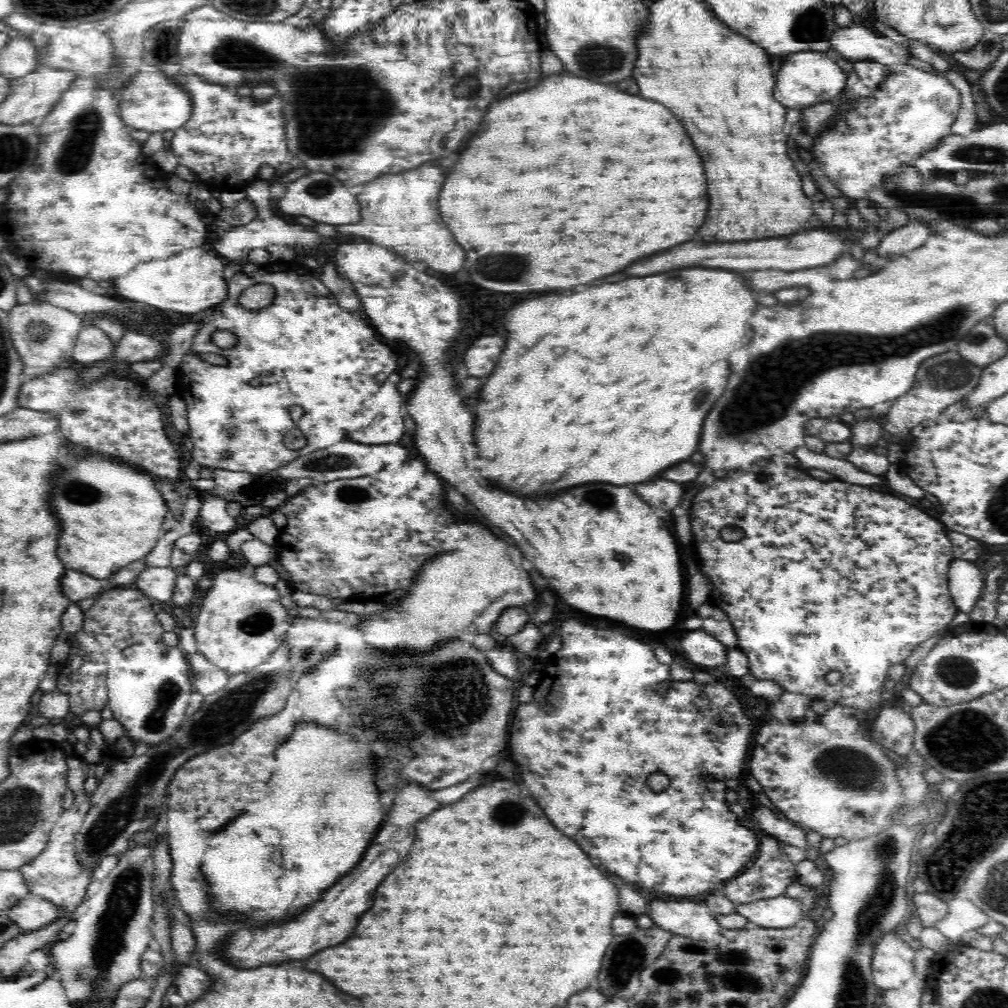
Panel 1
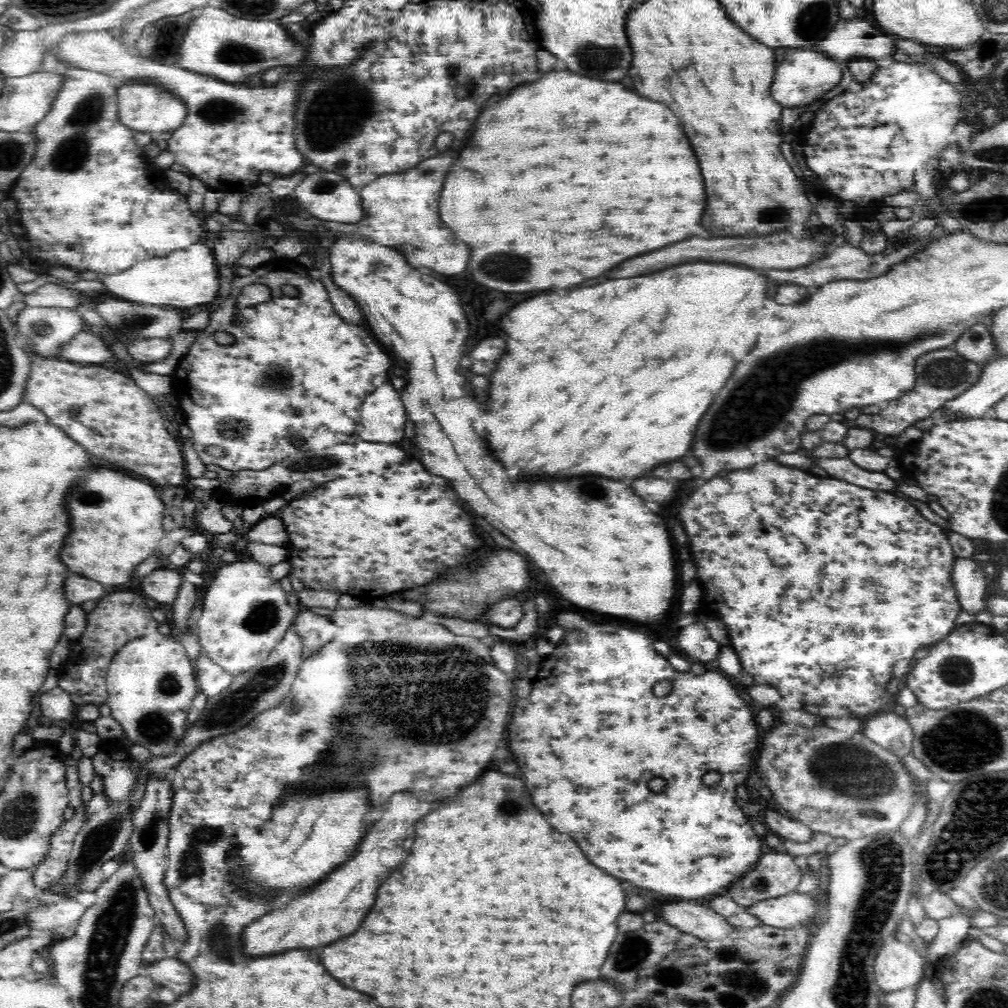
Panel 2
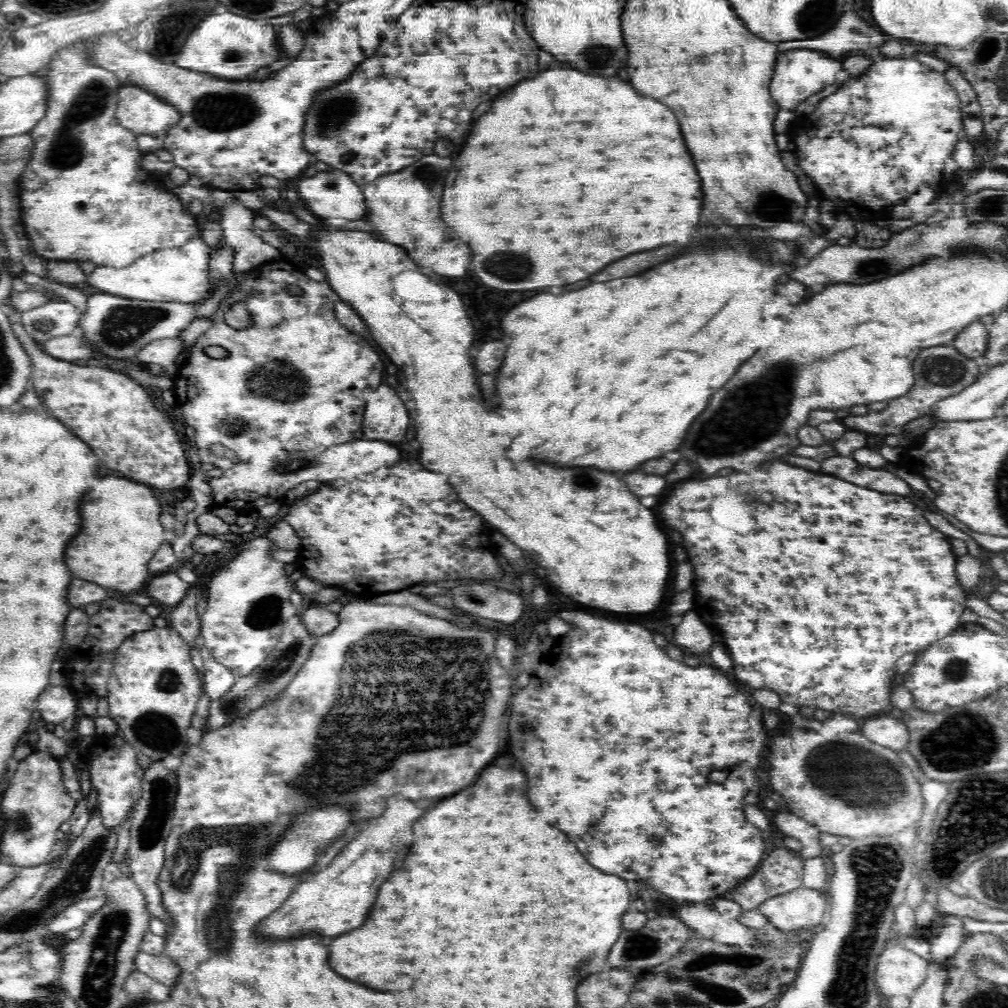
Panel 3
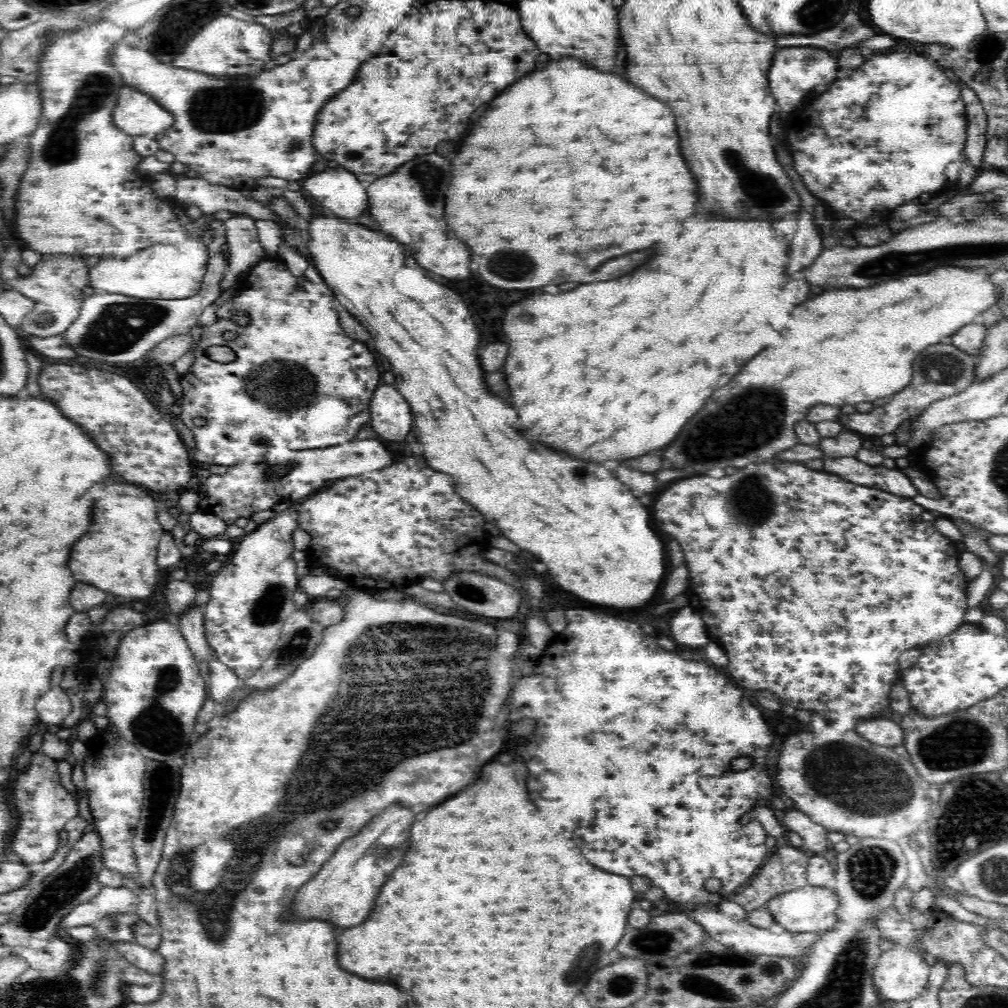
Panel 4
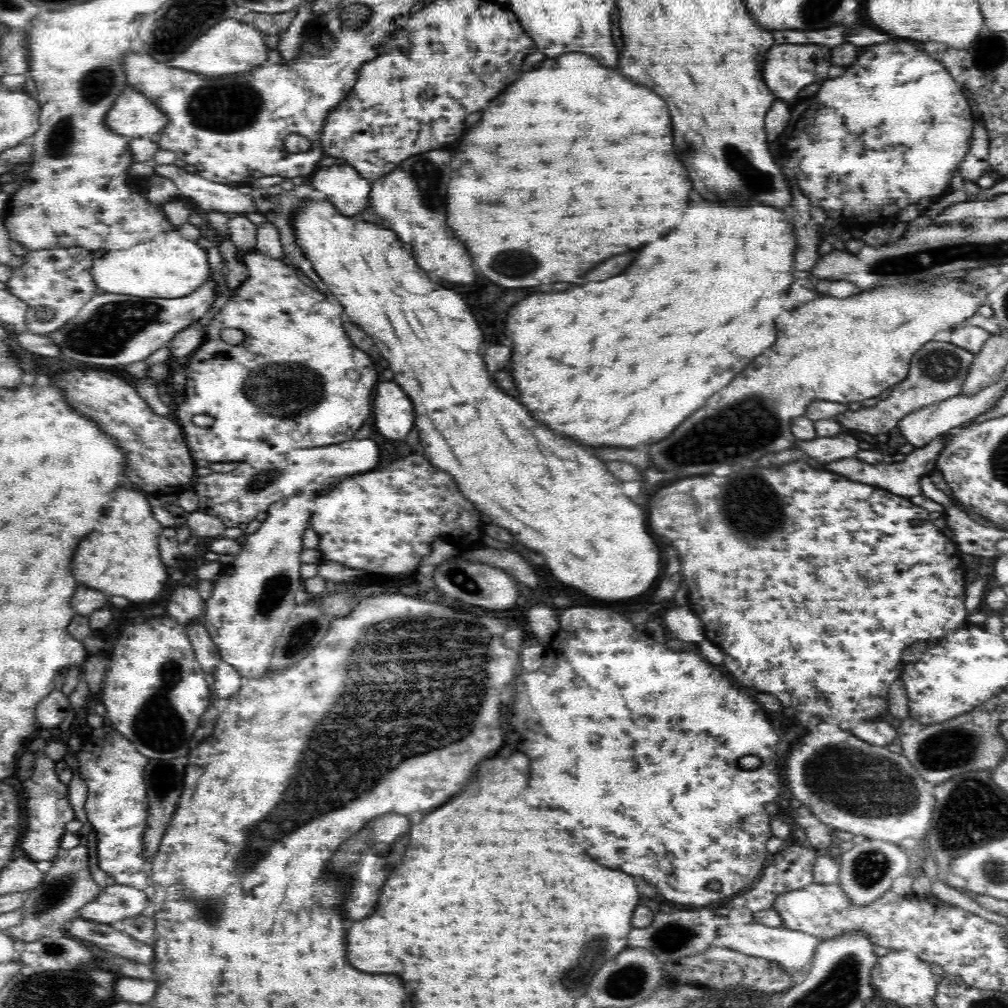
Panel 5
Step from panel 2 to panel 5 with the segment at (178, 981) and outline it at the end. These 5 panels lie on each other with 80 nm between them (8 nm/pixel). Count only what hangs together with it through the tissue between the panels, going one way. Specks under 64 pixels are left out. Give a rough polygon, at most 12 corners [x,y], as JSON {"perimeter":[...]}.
{"perimeter":[[86,917],[65,931],[140,964],[154,960],[152,945]]}

